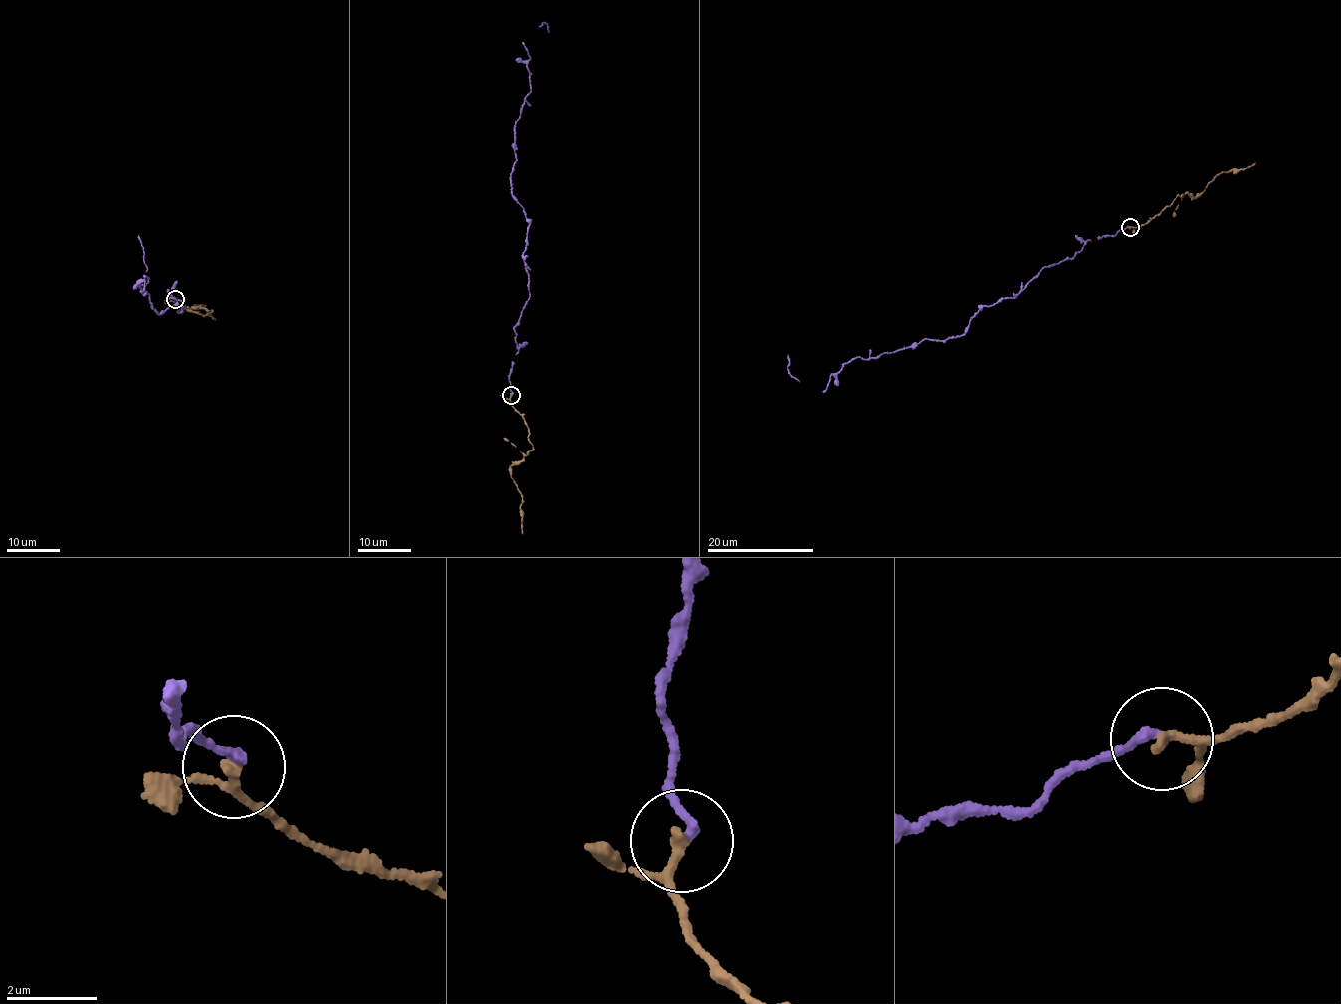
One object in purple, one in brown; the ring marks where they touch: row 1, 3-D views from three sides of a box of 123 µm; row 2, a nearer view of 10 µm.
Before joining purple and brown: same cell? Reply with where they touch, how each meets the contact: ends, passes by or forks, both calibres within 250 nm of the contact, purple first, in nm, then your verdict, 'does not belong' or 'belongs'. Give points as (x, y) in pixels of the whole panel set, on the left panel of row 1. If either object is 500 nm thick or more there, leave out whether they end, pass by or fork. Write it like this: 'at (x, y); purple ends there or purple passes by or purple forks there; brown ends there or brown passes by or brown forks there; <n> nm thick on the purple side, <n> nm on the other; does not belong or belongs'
at (175, 299); purple ends there; brown passes by; 200 nm thick on the purple side, 180 nm on the other; belongs

